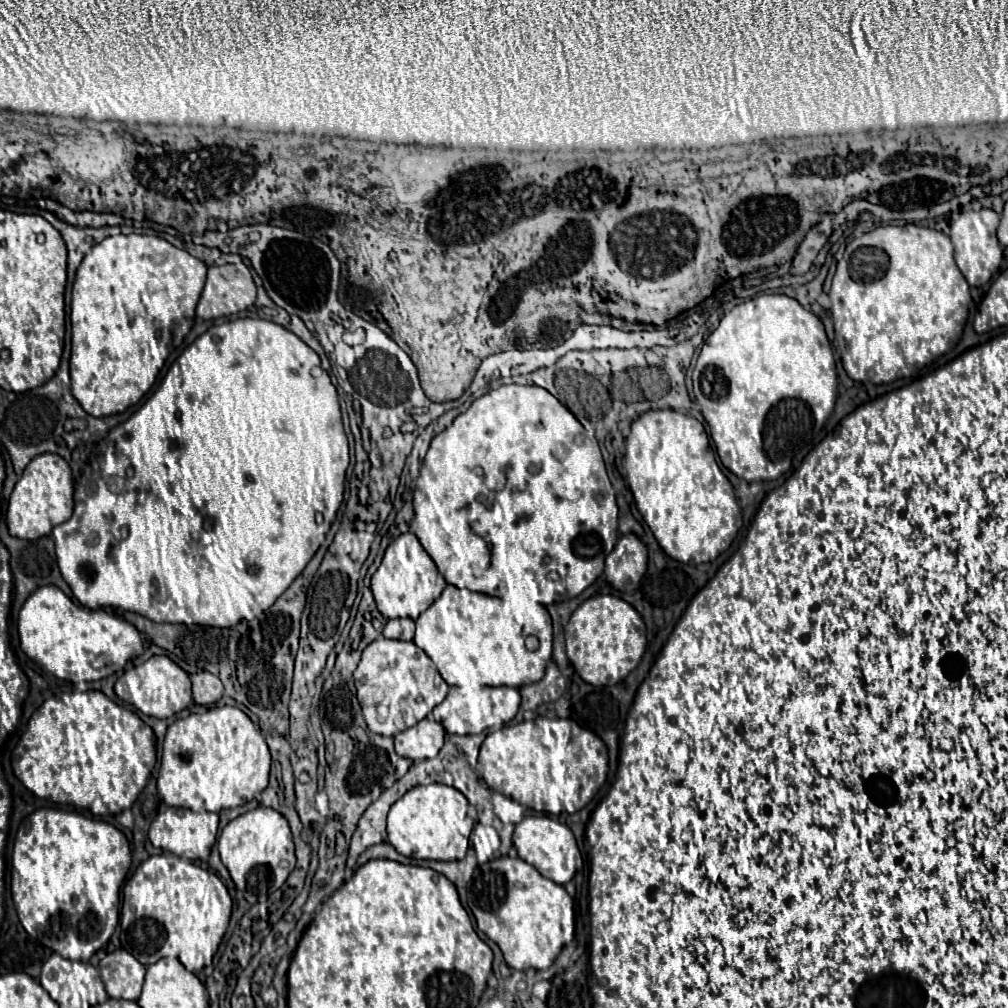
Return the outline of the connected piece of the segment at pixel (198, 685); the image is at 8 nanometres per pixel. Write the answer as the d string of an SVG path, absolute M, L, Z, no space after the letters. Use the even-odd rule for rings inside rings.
M200 671L200 673L190 675L190 679L192 679L194 701L198 705L208 707L208 705L214 705L214 703L218 703L222 699L224 685L216 675L212 675L208 671Z

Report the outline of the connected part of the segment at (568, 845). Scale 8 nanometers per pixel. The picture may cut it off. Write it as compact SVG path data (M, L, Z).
M534 815L524 817L516 825L516 831L514 831L514 847L516 847L520 859L534 865L544 877L552 879L558 885L568 883L584 864L572 831L566 825L562 825L550 817L534 817Z

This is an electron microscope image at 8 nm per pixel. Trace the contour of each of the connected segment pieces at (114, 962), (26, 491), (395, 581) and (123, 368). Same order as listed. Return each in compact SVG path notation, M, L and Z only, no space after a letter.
M116 949L108 953L98 967L104 989L112 999L136 1001L140 997L146 969L136 957L124 949Z
M52 453L34 457L24 469L20 481L16 483L8 503L6 521L8 521L10 535L20 539L30 539L30 541L48 535L54 529L54 525L60 525L62 521L70 519L74 507L72 493L74 493L72 471L62 457Z
M404 533L388 545L380 567L372 575L370 587L372 587L378 611L386 619L410 617L416 621L418 615L424 613L442 595L446 587L446 579L440 575L430 555L422 549L418 537L414 537L414 533Z
M114 235L94 245L82 259L72 287L72 395L92 417L108 417L136 405L154 385L170 351L188 335L200 293L206 281L206 265L188 251L150 235Z

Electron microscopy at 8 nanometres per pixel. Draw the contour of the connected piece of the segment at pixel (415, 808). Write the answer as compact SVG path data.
M418 785L400 797L387 816L387 842L404 857L460 861L468 851L470 833L477 820L477 811L466 797L448 785Z

